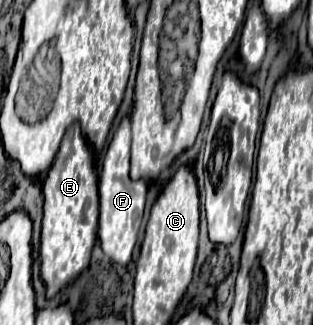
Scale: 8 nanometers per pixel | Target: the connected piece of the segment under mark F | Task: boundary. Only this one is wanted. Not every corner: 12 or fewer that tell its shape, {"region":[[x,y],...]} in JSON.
{"region":[[131,123],[109,143],[99,175],[99,243],[131,261],[147,181],[129,177]]}

